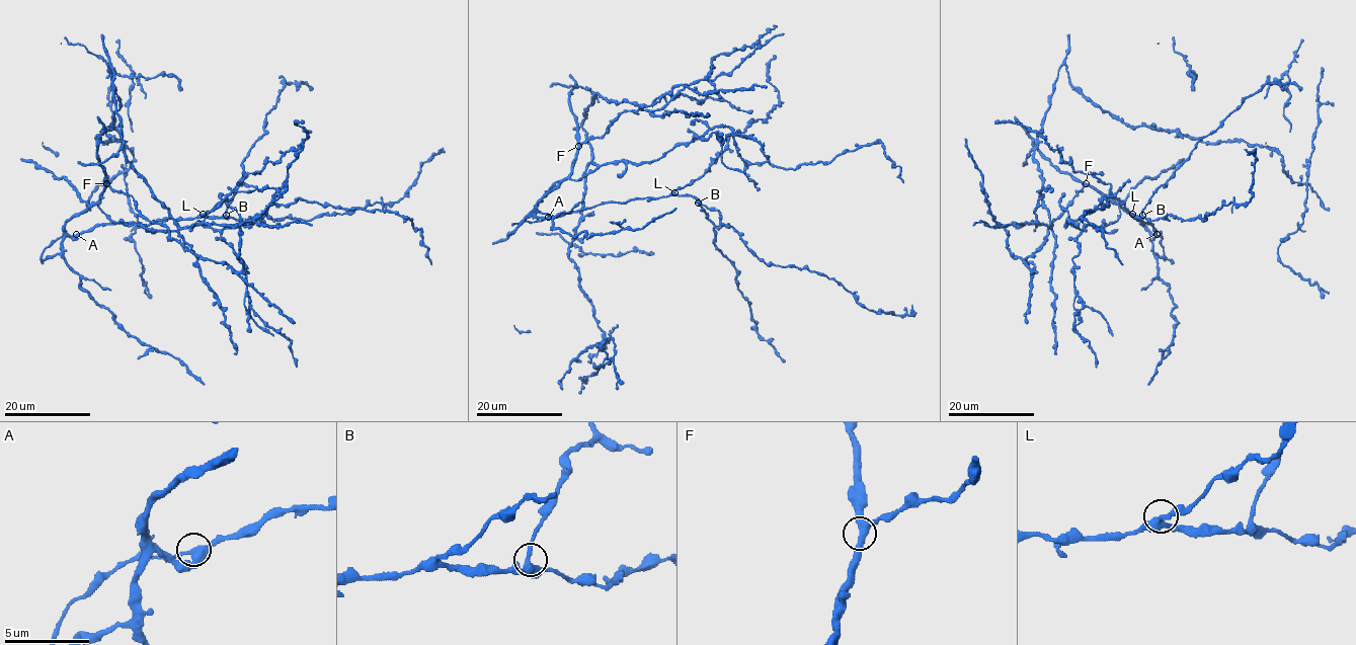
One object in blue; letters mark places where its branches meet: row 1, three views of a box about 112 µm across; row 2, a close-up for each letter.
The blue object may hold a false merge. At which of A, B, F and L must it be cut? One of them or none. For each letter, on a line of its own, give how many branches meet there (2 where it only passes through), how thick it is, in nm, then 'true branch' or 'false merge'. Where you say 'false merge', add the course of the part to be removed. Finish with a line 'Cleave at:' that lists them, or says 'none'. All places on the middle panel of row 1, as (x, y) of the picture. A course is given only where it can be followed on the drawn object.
A: branches 3; calibre 340 nm; false merge; course (549, 216), (512, 225)
B: branches 3; calibre 320 nm; true branch
F: branches 3; calibre 360 nm; true branch
L: branches 3; calibre 340 nm; true branch
Cleave at: A

